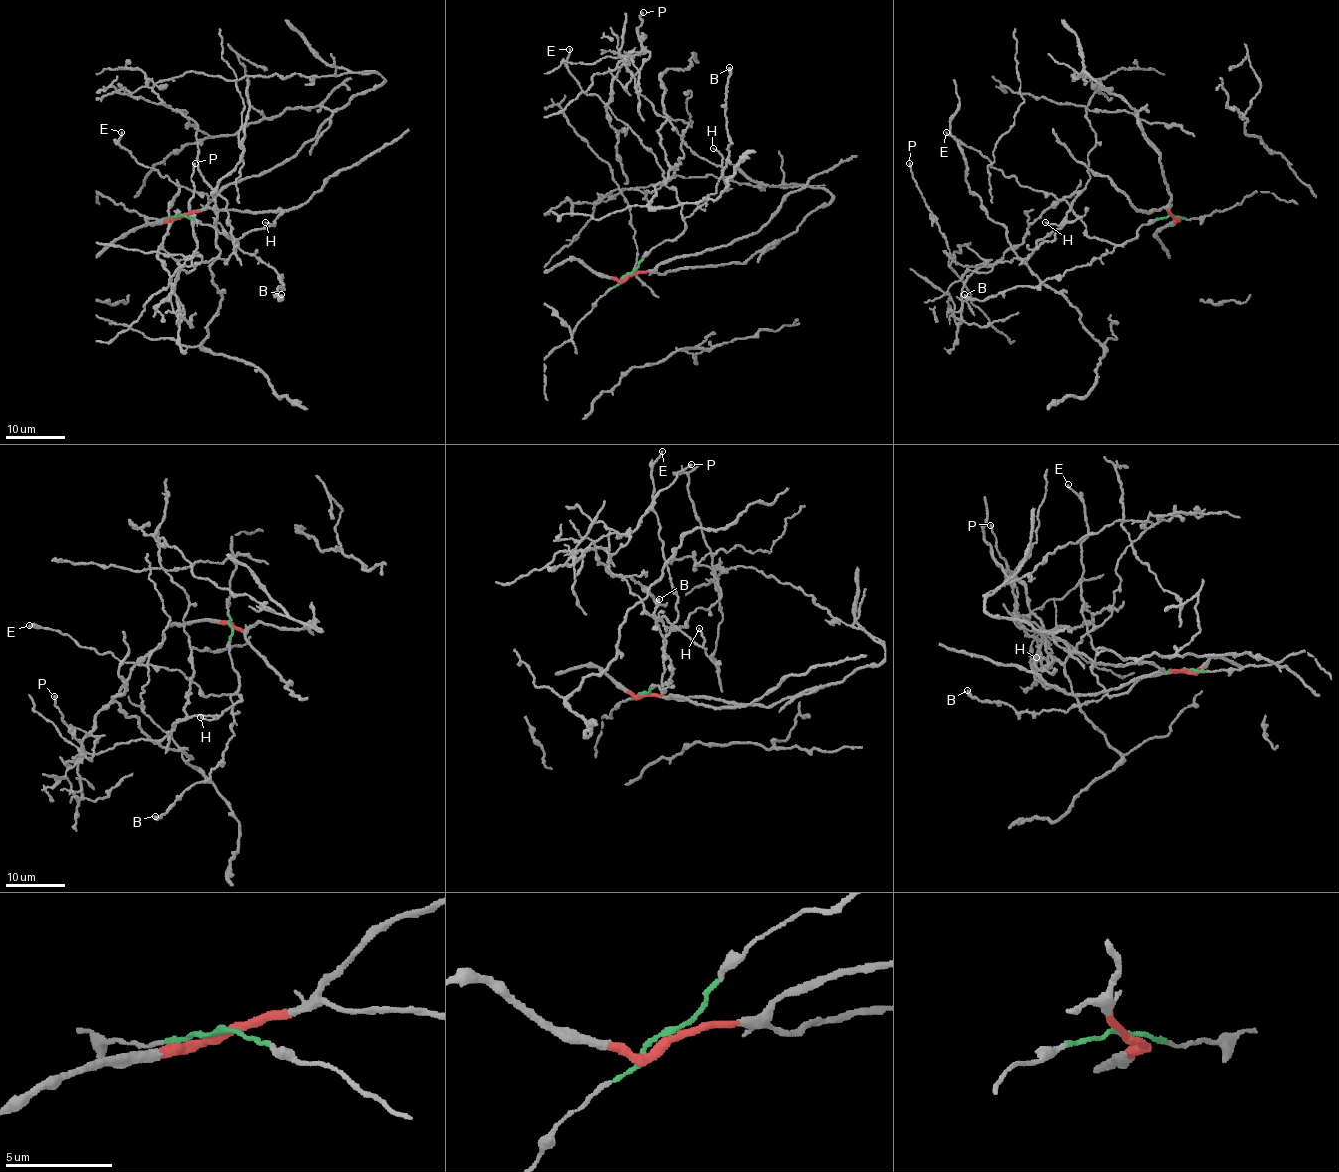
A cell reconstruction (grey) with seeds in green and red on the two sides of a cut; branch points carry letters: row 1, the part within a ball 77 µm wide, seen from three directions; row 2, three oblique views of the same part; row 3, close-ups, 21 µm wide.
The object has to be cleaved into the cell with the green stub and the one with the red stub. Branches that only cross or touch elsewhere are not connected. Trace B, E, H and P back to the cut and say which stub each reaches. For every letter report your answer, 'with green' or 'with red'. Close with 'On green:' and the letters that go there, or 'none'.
B: with green
E: with green
H: with red
P: with red
On green: B, E

